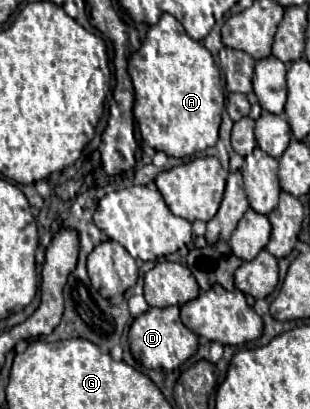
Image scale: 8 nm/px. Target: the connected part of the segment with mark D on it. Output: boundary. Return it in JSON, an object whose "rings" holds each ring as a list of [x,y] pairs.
{"rings":[[[176,306],[148,308],[148,312],[134,318],[128,332],[128,340],[136,362],[140,362],[144,368],[154,368],[154,370],[160,370],[160,368],[174,370],[182,366],[198,348],[198,336],[182,324],[180,310]]]}

